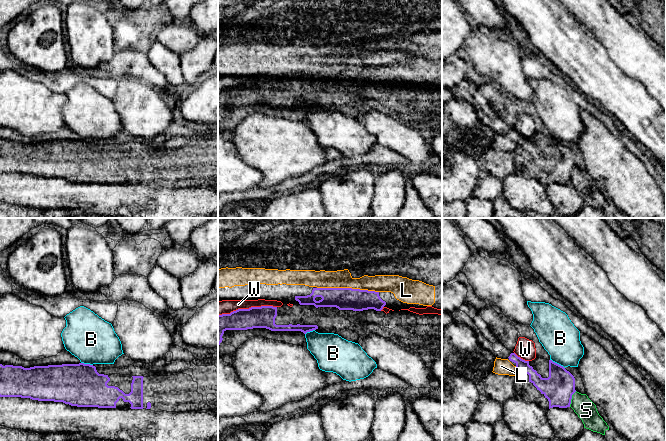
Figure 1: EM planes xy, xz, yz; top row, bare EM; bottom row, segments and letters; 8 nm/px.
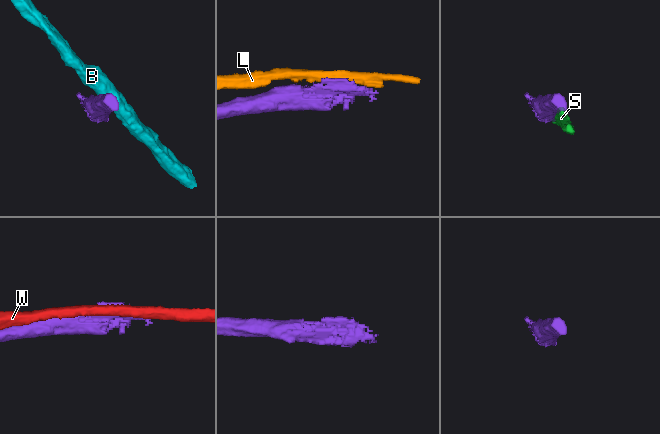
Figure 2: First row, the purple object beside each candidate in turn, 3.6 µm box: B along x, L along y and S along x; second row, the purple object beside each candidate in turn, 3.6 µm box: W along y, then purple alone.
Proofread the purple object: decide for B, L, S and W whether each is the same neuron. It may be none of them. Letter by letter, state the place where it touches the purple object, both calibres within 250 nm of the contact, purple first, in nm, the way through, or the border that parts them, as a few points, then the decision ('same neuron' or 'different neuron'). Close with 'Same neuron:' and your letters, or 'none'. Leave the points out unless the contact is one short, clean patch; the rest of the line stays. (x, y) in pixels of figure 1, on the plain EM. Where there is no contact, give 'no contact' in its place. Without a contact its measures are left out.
B: meets purple in yz at (556, 139); 240 nm thick on the purple side, 300 nm on the other; border along yz (550, 135), (564, 144); different neuron
L: meets purple in xz at (348, 64); 180 nm thick on the purple side, 140 nm on the other; different neuron
S: meets purple in yz at (571, 174); 240 nm thick on the purple side, 160 nm on the other; different neuron
W: meets purple in xz at (247, 85); 180 nm thick on the purple side, 110 nm on the other; different neuron
Same neuron: none

